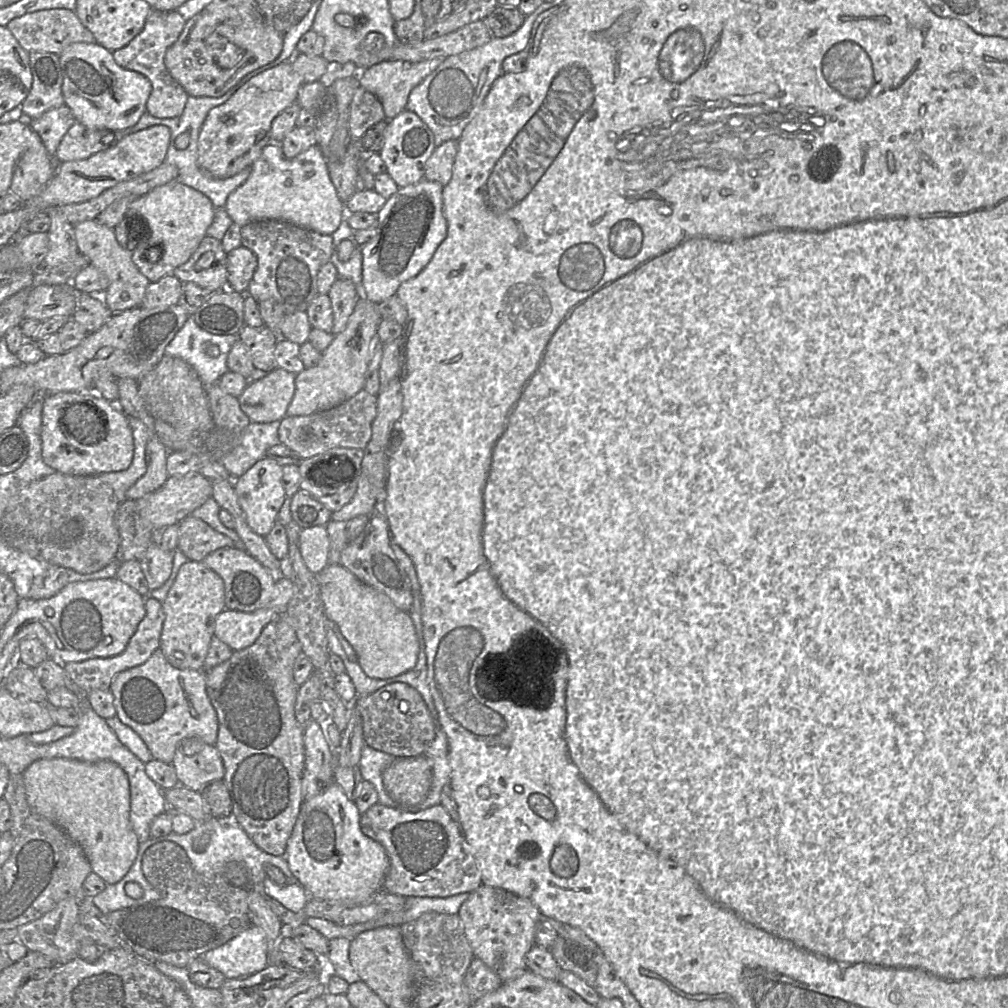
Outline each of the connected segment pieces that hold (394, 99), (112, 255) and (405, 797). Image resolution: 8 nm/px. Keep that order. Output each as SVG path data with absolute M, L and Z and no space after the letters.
M436 57L422 62L412 63L403 60L382 61L364 71L359 71L359 86L374 94L381 102L385 117L391 120L399 115L407 105L413 88L433 72L447 57Z
M96 219L76 224L74 233L79 254L87 259L89 265L102 272L108 280L108 287L102 299L112 313L139 307L150 282L133 263L133 250L122 247L116 239L114 229L98 223Z
M396 757L384 770L382 780L393 801L403 807L414 807L426 799L433 774L434 763L430 757Z

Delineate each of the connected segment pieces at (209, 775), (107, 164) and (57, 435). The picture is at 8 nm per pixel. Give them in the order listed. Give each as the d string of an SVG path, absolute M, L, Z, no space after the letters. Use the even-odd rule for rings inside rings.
M197 739L193 744L184 744L186 741L178 744L172 761L178 786L200 792L204 785L223 780L225 768L216 744L199 744Z
M154 125L133 133L122 133L108 149L89 158L62 162L47 186L36 197L24 203L25 207L49 208L89 201L120 182L159 167L166 158L171 131L167 126Z
M59 392L41 397L41 442L43 461L56 472L68 475L96 476L125 470L132 462L134 443L127 415L100 394L84 396L76 392Z

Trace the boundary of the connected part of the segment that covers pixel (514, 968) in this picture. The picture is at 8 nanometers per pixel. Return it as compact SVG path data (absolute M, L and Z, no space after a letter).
M481 884L469 893L458 914L474 957L491 968L502 982L511 981L528 969L526 954L536 944L536 926L541 921L539 909L529 899Z

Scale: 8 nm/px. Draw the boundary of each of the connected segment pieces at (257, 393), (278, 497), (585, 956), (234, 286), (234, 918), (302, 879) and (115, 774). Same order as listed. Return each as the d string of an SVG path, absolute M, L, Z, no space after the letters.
M276 367L260 380L249 382L238 401L250 422L270 423L287 416L295 378L296 374Z
M264 457L242 476L232 480L234 480L234 491L238 504L244 512L248 526L254 533L265 537L274 526L286 498L282 484L282 466L274 460Z
M560 935L549 949L560 969L572 972L588 985L594 986L599 965L593 951L575 940Z
M239 246L227 253L227 287L239 294L246 294L257 268L257 257L248 248Z
M161 841L148 848L142 858L142 871L147 881L160 893L160 898L158 900L144 903L141 905L116 910L108 914L102 914L103 922L112 927L123 941L123 945L129 950L133 951L138 956L153 963L165 962L167 964L171 964L178 967L186 967L188 964L190 964L192 960L200 957L204 953L216 947L223 945L239 933L251 927L252 923L247 904L247 898L249 895L250 888L233 886L220 875L209 876L196 872L185 851L176 843L171 841Z
M333 780L318 795L303 801L299 815L288 839L285 858L292 874L309 896L320 899L338 899L355 905L368 903L376 893L383 891L383 883L390 867L390 859L381 844L365 836L360 828L356 805Z
M41 759L23 773L29 806L66 832L83 849L92 872L106 884L119 882L133 865L140 842L130 822L127 774L108 760Z

